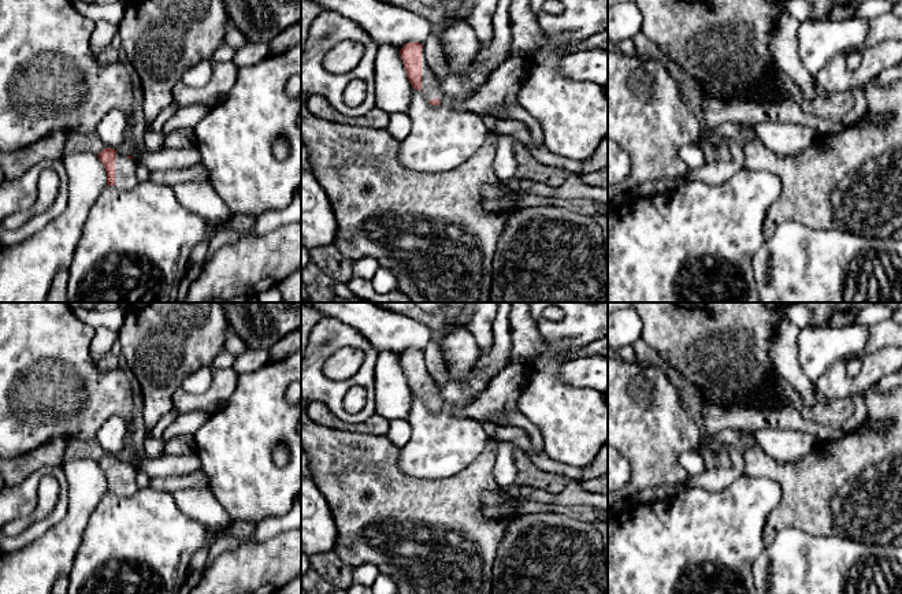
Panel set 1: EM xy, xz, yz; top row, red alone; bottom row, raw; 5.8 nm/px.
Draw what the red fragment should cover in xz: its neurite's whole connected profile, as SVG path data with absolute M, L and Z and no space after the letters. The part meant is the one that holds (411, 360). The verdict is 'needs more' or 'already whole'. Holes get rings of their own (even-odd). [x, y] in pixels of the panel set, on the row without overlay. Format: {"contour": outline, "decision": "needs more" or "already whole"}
{"contour": "M408 349L401 354L400 361L412 394L420 397L431 412L439 412L442 400L426 368L423 350Z", "decision": "needs more"}

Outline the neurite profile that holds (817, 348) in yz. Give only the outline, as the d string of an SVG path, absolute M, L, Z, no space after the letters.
M871 326L805 327L797 341L798 361L806 378L816 383L827 368L847 353L866 346Z

